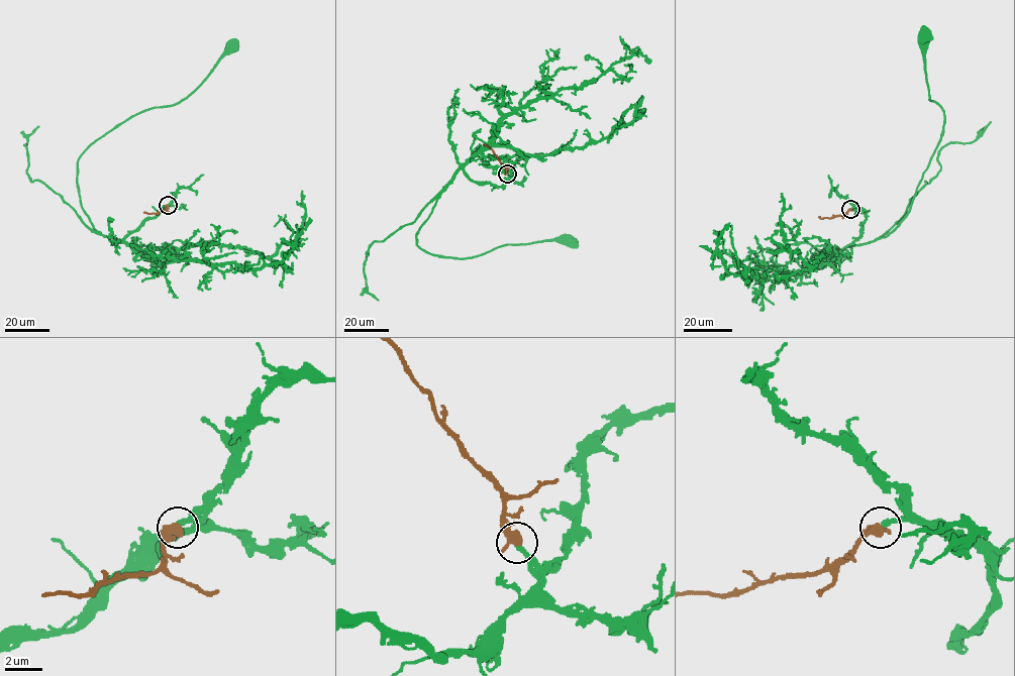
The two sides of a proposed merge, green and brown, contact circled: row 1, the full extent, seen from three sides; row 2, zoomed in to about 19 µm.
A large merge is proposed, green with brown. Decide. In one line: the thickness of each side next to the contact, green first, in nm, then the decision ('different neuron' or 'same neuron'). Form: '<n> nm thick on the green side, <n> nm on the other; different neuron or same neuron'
260 nm thick on the green side, 550 nm on the other; same neuron

